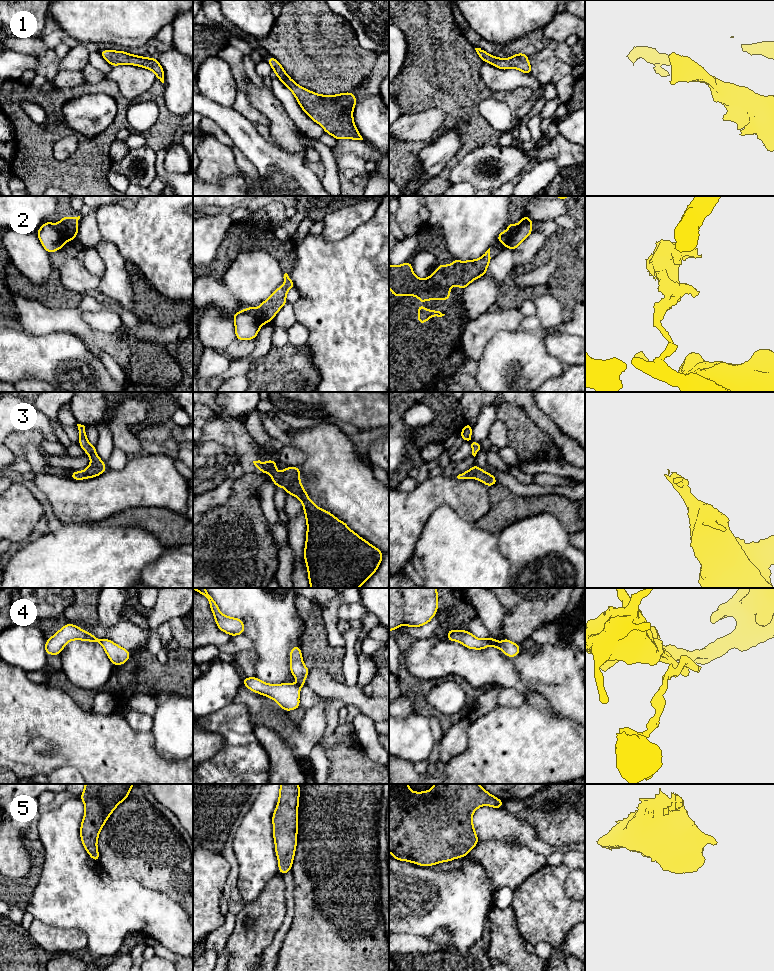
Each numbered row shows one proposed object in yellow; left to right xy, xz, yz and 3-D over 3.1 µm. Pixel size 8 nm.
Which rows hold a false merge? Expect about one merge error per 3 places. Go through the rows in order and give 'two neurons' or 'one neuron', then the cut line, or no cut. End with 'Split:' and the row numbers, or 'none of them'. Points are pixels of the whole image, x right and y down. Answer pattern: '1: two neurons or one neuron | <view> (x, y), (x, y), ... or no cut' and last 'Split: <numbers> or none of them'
1: one neuron | no cut
2: two neurons | yz (515, 224), (509, 231), (509, 241), (506, 246)
3: one neuron | no cut
4: two neurons | yz (486, 639), (489, 644)
5: one neuron | no cut
Split: 2, 4

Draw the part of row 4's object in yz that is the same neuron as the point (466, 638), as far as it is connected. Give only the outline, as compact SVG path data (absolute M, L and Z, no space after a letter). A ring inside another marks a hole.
M449 630L447 632L447 640L457 641L468 649L482 650L489 646L487 639L479 639L469 631L464 630Z

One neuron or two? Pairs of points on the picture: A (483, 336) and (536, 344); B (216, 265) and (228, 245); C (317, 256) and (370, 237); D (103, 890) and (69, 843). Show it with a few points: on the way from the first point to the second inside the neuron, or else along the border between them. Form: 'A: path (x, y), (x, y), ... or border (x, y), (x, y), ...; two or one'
A: border (515, 331), (499, 331), (485, 346), (481, 358); two
B: path (221, 260), (228, 250); one
C: path (330, 257), (349, 257), (357, 249); one
D: path (91, 878), (69, 855); one

